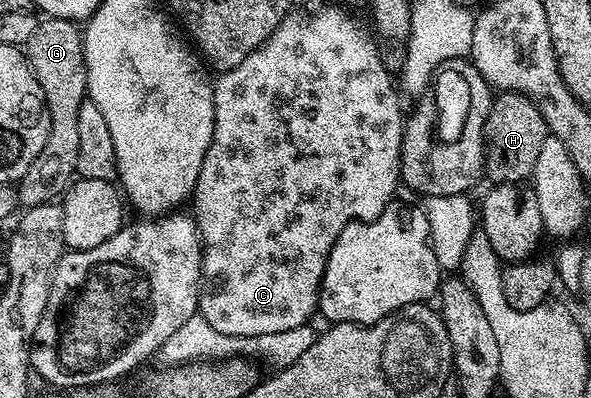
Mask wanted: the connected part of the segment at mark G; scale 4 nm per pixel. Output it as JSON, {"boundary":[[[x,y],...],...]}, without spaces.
{"boundary":[[[42,19],[35,26],[35,34],[31,34],[29,41],[24,44],[23,51],[43,90],[43,98],[51,118],[51,130],[39,158],[31,162],[27,174],[23,174],[16,185],[17,199],[28,209],[54,203],[73,183],[79,154],[79,106],[83,106],[87,99],[89,87],[83,32],[74,21]]]}

